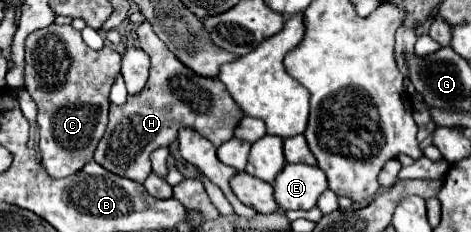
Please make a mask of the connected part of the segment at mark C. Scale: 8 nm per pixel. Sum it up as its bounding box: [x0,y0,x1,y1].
[25,25,121,179]

